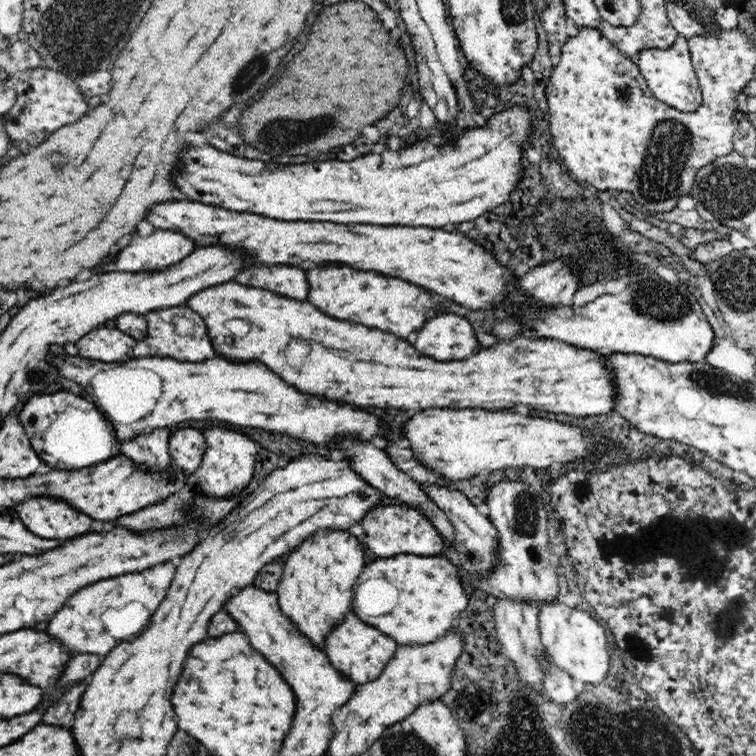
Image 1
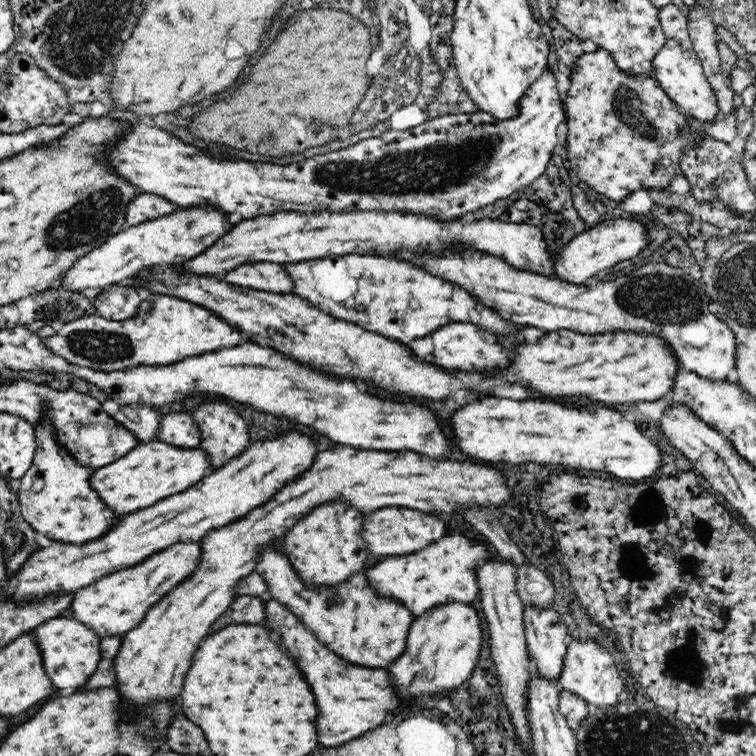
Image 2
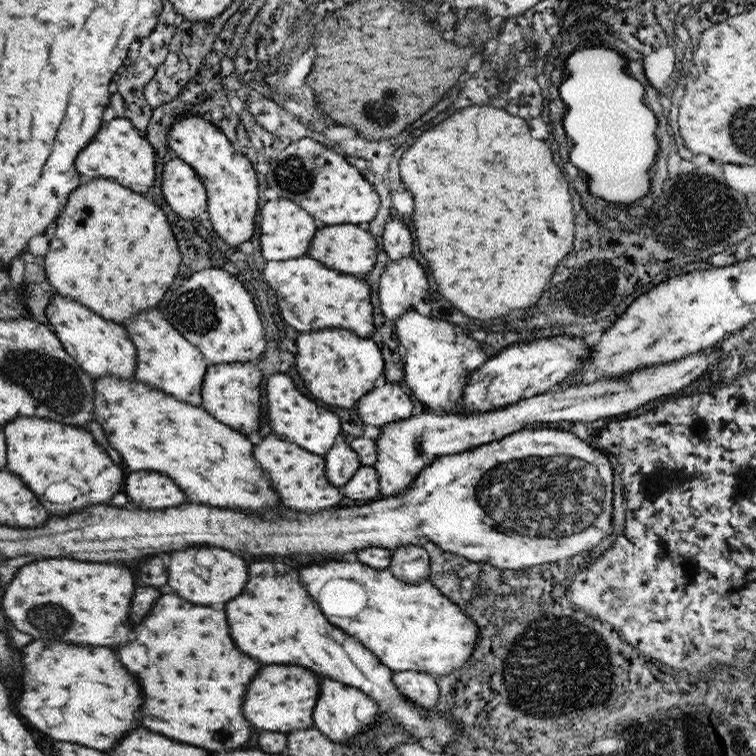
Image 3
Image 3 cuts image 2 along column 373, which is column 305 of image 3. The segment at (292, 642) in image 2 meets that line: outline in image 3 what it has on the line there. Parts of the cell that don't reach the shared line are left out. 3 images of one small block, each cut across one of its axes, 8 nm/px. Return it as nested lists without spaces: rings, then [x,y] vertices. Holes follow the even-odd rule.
[[[277,664],[265,666],[265,670],[261,670],[261,678],[257,678],[253,686],[249,686],[249,698],[245,698],[245,714],[249,714],[249,722],[253,722],[253,726],[261,730],[273,730],[273,732],[291,732],[297,728],[311,730],[315,726],[311,710],[317,698],[319,698],[319,678],[313,672],[301,666],[277,666]]]

